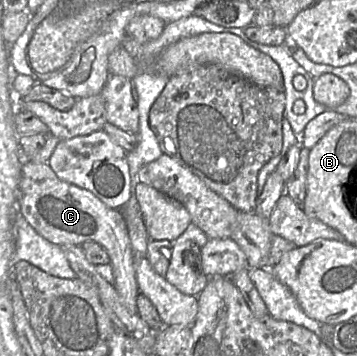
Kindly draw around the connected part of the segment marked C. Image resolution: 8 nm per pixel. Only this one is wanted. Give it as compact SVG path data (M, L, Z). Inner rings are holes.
M25 158L21 168L18 210L38 234L54 244L81 246L86 241L99 243L110 258L114 287L121 301L130 311L137 312L140 291L136 281L136 255L119 209L107 207L89 191L59 179L48 163L34 163Z

